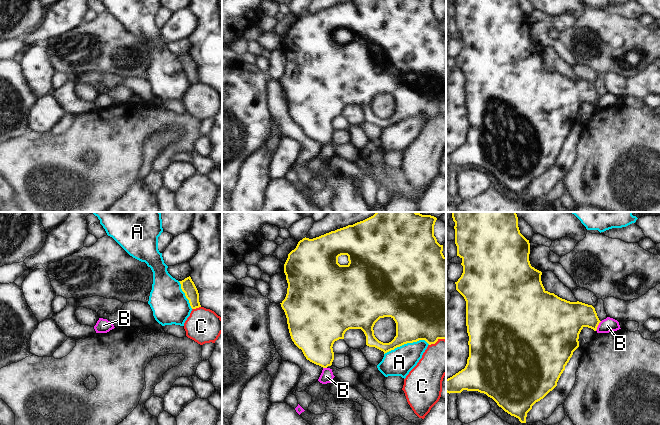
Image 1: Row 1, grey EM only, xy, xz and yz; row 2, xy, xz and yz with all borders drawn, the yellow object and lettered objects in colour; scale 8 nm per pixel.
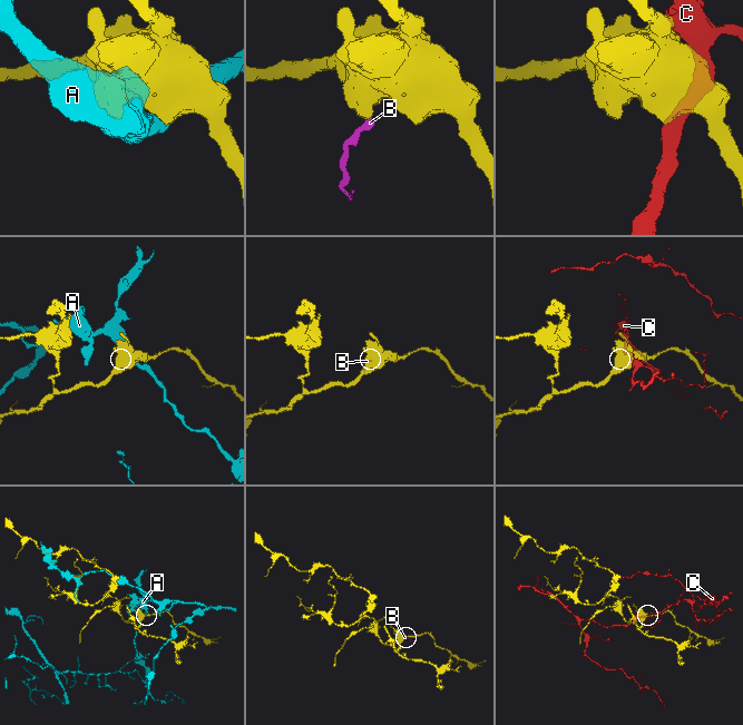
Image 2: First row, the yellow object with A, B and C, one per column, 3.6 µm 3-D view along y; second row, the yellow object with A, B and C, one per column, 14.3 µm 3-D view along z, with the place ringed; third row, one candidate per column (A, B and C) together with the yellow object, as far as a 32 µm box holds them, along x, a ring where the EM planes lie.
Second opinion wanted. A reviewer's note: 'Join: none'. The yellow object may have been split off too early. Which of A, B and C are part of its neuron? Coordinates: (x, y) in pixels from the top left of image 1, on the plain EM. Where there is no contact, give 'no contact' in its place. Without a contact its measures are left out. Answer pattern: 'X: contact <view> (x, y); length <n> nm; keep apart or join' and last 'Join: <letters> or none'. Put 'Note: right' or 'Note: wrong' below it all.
A: contact xz (406, 119); length 380 nm; keep apart
B: contact yz (597, 102); length 90 nm; keep apart
C: contact xy (196, 83); length 80 nm; keep apart
Join: none
Note: right

